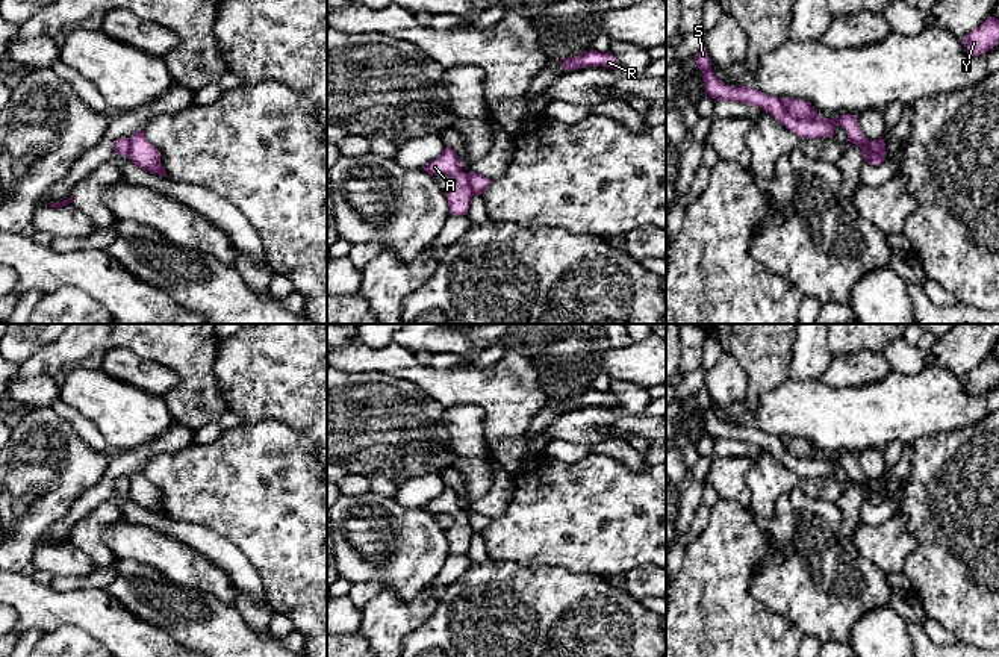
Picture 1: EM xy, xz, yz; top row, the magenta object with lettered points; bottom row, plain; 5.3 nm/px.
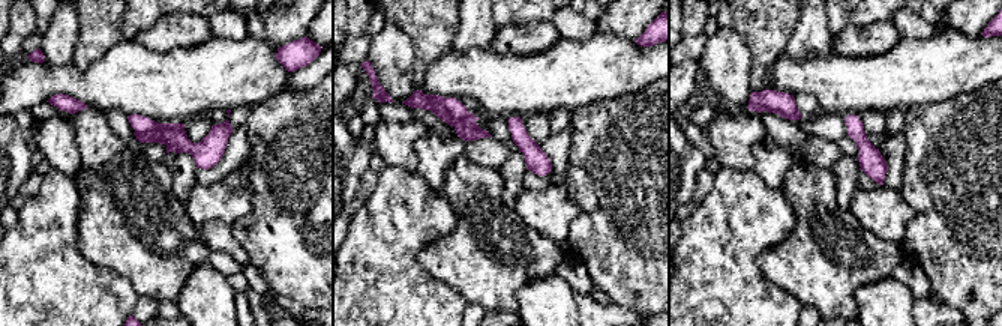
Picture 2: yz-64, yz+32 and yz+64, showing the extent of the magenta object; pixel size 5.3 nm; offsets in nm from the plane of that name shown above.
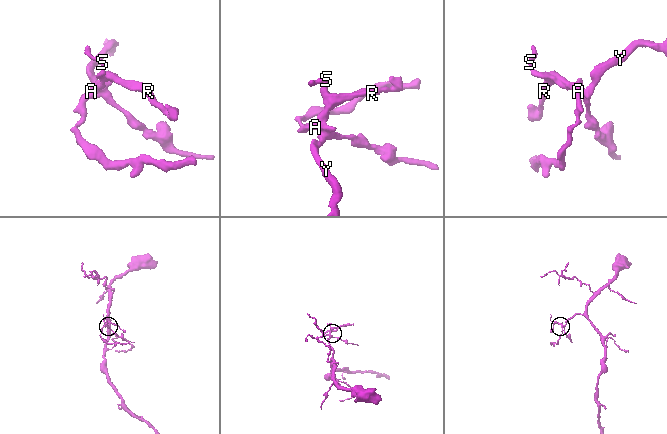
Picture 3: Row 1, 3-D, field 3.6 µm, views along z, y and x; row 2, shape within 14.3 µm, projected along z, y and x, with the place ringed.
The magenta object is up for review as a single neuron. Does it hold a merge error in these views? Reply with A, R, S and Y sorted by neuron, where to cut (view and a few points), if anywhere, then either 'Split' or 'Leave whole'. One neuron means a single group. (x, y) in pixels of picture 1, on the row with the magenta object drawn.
Groups: A R Y / S. Split along yz (780, 99), (792, 115), (799, 118), (819, 117). Split

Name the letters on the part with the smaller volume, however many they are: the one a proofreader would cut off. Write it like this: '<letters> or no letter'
S

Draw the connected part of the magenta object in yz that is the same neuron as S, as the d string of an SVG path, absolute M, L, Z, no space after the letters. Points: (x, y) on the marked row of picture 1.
M705 48L695 56L695 61L698 68L702 71L704 91L711 98L740 101L761 107L799 138L831 138L834 136L834 127L842 126L846 129L848 141L861 148L866 162L872 165L881 165L884 162L885 157L882 154L869 148L869 139L860 130L855 115L839 115L834 120L825 117L799 120L786 111L781 98L778 97L767 95L755 88L742 85L728 86L720 82L711 71L711 59Z

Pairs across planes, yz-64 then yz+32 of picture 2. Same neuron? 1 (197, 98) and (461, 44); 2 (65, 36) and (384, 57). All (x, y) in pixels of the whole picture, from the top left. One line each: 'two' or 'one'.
1: two
2: one

